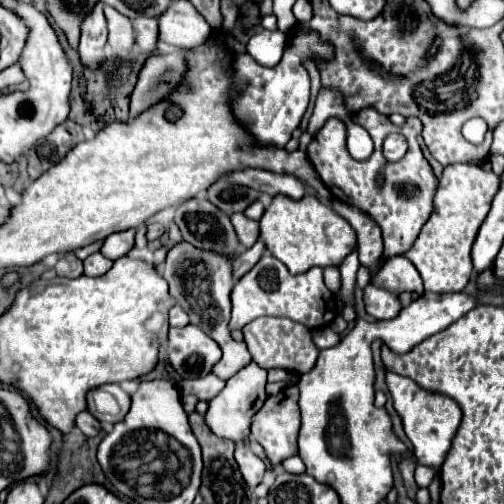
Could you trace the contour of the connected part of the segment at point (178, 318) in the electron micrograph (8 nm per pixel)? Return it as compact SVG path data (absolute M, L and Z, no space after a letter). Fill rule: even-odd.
M173 306L171 310L169 310L169 326L179 326L179 328L183 328L185 324L189 324L189 316L185 314L185 310L181 310L181 306Z

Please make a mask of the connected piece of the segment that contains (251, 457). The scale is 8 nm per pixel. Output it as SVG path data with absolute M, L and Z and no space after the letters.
M237 446L235 448L235 460L239 464L239 470L247 482L247 486L257 486L265 474L265 464L259 456L255 456L249 448Z

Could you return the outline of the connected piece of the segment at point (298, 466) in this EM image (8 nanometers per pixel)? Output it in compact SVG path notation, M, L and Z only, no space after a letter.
M299 456L287 458L287 460L283 462L283 468L285 468L287 472L291 472L291 474L303 474L303 472L305 472L305 464L303 464L303 460L301 460Z

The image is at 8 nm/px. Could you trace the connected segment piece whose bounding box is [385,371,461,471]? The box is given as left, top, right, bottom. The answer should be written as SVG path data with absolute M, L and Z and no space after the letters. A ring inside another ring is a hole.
M387 371L385 374L386 385L393 400L393 406L397 414L403 420L405 434L413 445L413 454L419 464L437 468L444 463L451 442L457 434L457 428L461 424L461 410L455 400L441 396L441 394L429 394L421 390L413 380Z

